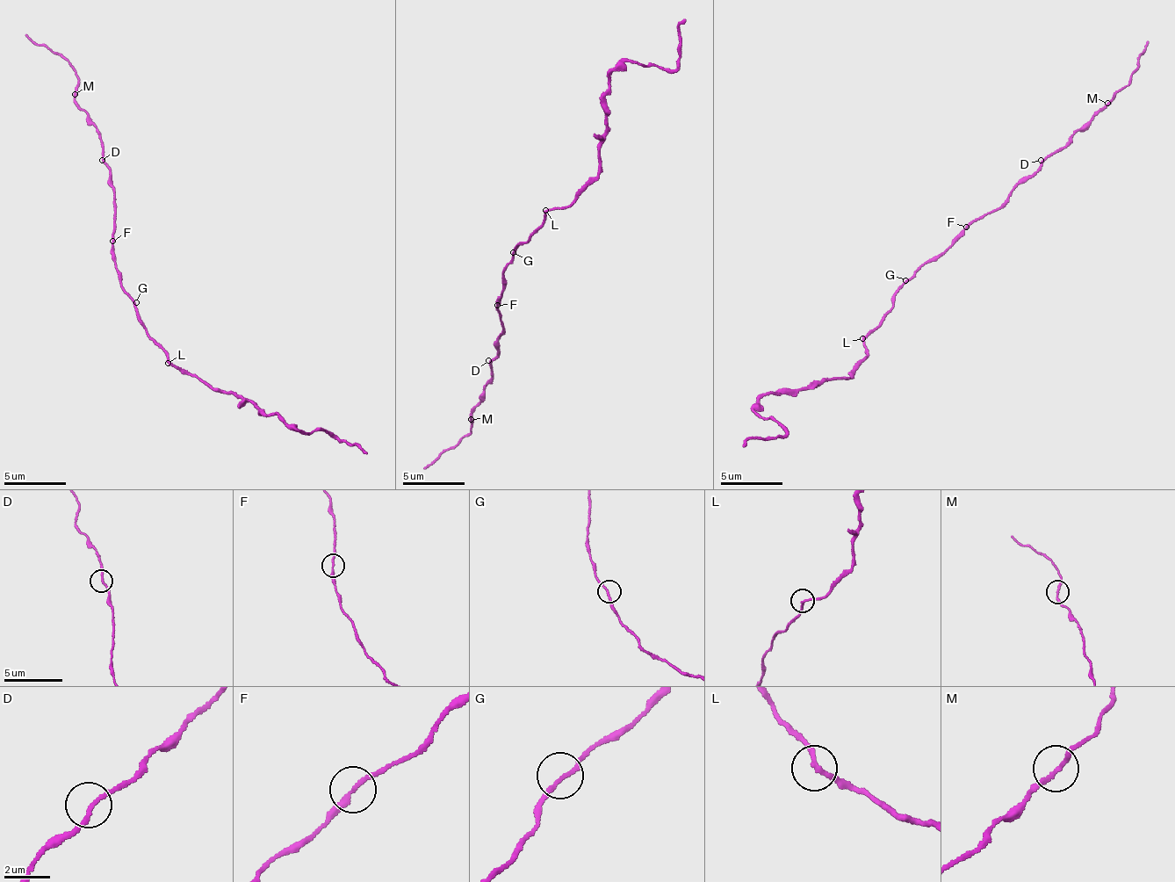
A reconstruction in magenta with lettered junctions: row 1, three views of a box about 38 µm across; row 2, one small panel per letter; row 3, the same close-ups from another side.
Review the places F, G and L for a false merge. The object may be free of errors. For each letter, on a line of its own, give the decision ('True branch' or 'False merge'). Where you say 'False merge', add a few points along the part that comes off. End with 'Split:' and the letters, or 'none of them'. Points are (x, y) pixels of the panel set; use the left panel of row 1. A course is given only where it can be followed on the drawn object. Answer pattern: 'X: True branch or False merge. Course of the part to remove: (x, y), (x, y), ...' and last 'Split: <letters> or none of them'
F: True branch
G: True branch
L: True branch
Split: none of them

